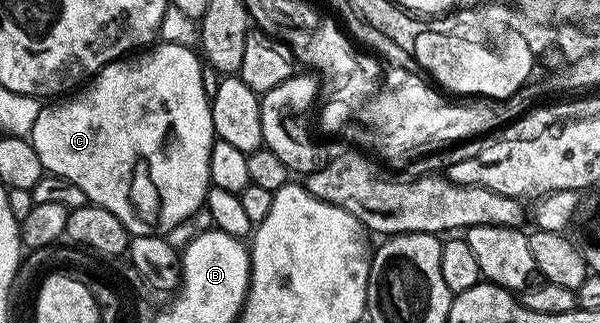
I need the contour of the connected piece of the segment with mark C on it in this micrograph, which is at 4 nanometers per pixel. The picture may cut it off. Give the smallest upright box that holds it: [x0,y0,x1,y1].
[28,41,216,237]

